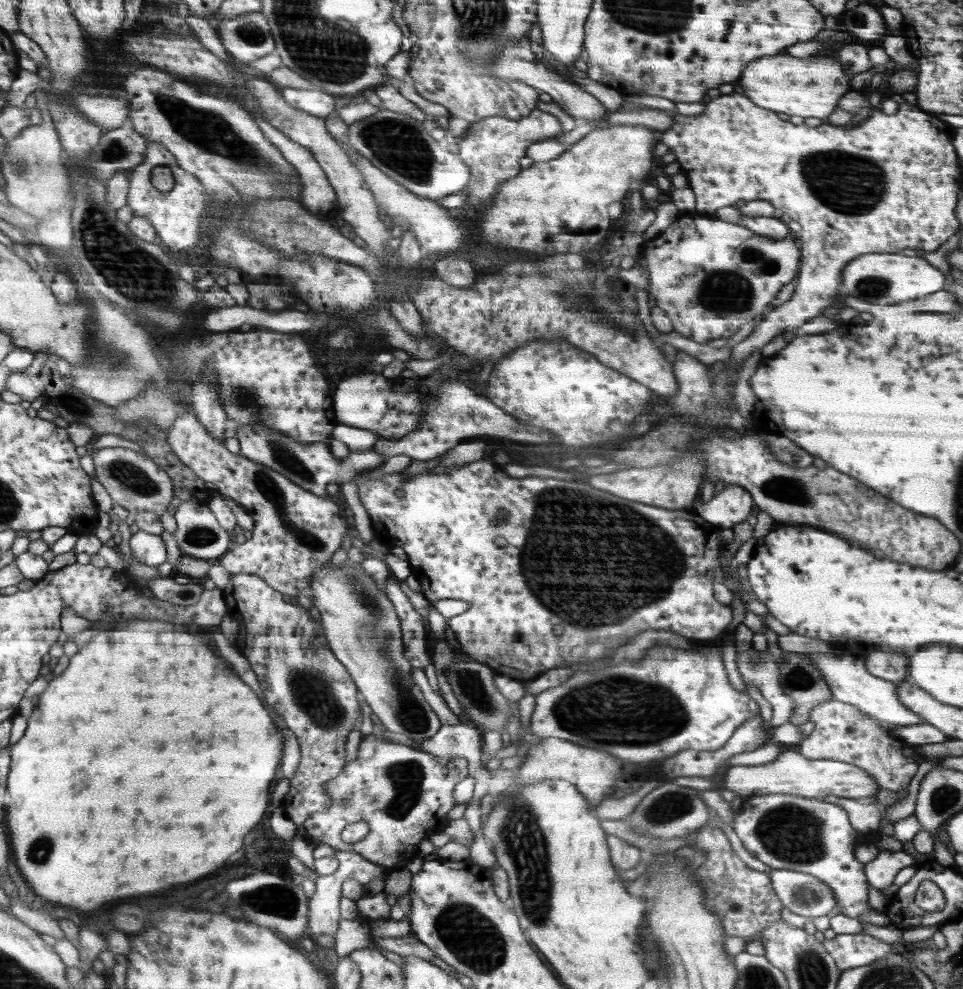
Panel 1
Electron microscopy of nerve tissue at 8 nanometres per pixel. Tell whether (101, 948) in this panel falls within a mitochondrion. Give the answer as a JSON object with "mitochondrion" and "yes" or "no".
{"mitochondrion":"no"}

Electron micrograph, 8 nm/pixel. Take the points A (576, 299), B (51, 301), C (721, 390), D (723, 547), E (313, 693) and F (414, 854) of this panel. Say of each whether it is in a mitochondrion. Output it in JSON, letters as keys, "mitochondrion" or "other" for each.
{"A":"mitochondrion","B":"other","C":"other","D":"other","E":"mitochondrion","F":"other"}

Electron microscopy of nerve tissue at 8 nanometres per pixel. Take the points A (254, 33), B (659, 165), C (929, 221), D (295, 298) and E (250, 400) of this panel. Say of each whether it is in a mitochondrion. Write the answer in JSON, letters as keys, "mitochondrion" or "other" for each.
{"A":"mitochondrion","B":"other","C":"other","D":"other","E":"mitochondrion"}

